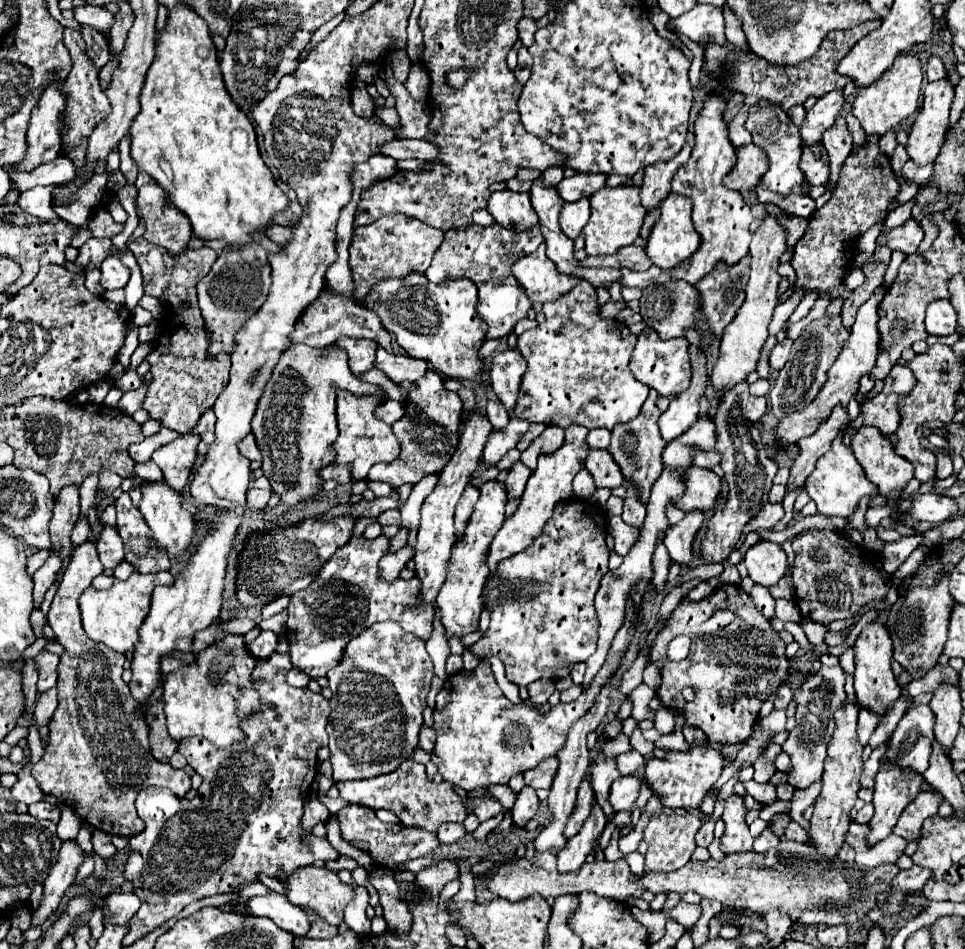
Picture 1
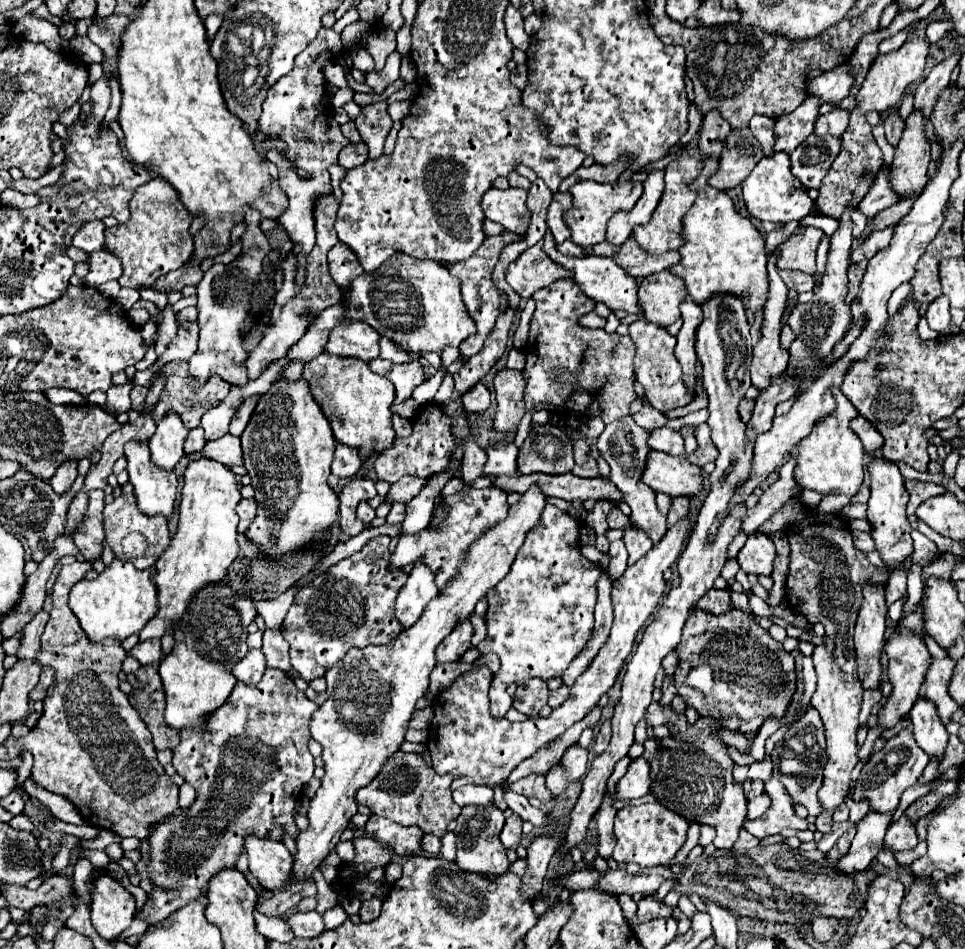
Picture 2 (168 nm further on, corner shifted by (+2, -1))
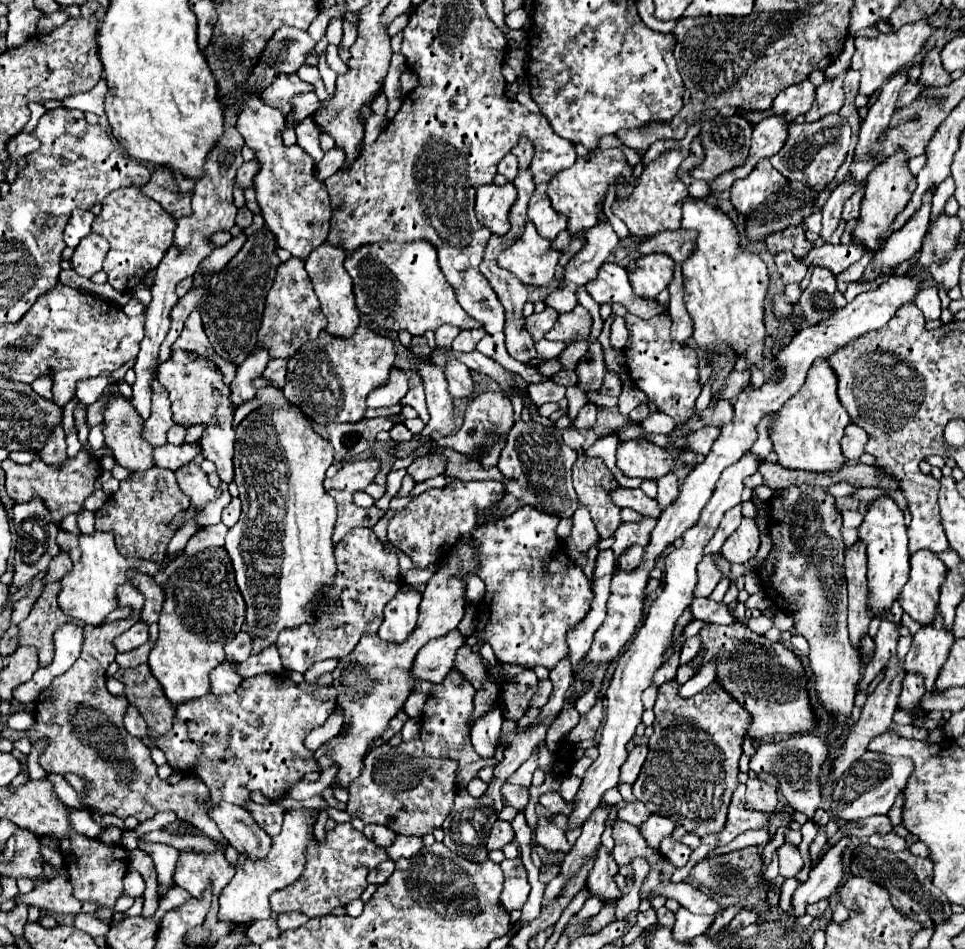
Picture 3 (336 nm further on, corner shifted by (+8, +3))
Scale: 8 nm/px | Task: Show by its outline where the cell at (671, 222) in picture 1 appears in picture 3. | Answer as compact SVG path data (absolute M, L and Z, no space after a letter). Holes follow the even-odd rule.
M668 150L660 154L654 162L646 164L642 176L636 182L634 192L612 206L612 212L620 220L624 220L632 236L642 238L642 236L654 236L656 232L662 232L662 230L672 230L672 232L680 230L680 200L684 200L688 192L676 174L680 164L688 156L690 156L690 150Z

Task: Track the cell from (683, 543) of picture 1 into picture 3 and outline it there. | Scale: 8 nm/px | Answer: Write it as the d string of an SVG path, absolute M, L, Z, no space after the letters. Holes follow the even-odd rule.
M668 474L668 476L662 476L658 482L658 506L662 510L666 510L670 504L674 504L674 500L678 498L680 490L678 490L678 482L676 482L676 474Z

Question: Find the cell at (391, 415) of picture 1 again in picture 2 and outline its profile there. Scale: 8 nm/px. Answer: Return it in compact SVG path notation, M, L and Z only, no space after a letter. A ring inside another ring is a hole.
M394 416L394 418L392 418L392 424L394 424L394 432L396 432L398 438L410 436L410 432L412 432L410 420L404 420L404 418L400 418L400 416Z

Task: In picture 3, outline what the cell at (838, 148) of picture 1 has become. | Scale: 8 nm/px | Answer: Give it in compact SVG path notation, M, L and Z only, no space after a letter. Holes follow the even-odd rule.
M844 74L826 80L822 86L816 88L816 104L806 112L806 122L816 122L824 118L826 114L838 112L844 104L844 92L842 92L842 78Z

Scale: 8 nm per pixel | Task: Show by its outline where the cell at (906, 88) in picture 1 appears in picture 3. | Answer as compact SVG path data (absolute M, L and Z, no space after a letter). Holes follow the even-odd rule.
M926 20L906 24L896 34L880 34L878 38L856 38L856 52L852 56L852 68L860 72L860 94L872 96L876 90L880 90L896 72L902 72L904 68L910 68L914 64L914 58L924 50L926 40L930 38L930 24Z

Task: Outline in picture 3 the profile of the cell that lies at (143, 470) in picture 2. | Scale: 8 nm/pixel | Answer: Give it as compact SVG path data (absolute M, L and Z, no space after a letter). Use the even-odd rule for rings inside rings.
M122 396L110 400L104 412L104 436L116 462L130 468L132 474L138 474L156 466L152 456L154 448L140 436L142 420L128 408L128 404L130 402Z

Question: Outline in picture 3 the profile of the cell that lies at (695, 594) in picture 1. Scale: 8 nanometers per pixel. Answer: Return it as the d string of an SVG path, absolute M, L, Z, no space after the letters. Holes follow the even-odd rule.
M696 598L690 604L690 608L692 608L694 618L704 620L704 622L714 622L714 624L732 624L734 622L734 616L730 614L728 604L724 602L714 602L710 598Z

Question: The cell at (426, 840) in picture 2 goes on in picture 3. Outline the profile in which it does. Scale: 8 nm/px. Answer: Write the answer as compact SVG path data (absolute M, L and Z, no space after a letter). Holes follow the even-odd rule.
M396 836L394 844L386 850L388 856L392 860L398 860L398 858L412 858L416 852L420 852L422 848L422 838L420 836Z

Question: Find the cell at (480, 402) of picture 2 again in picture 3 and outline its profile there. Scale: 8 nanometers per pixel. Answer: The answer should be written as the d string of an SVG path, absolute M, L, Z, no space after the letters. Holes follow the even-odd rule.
M450 356L444 374L446 374L446 380L448 380L448 388L450 388L452 398L466 400L466 398L472 396L472 392L474 392L474 380L470 376L468 366L464 366L454 356Z

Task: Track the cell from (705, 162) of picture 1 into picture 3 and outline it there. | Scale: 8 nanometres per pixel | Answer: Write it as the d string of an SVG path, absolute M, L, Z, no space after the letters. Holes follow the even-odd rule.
M688 196L682 202L682 228L684 230L696 230L696 250L682 262L682 274L684 274L684 304L688 308L688 314L694 320L694 342L698 348L708 348L716 340L724 340L732 346L736 354L746 354L748 366L762 366L764 360L764 304L768 294L768 270L766 264L760 260L756 252L750 252L740 246L740 232L738 226L732 222L732 218L722 212L720 208L708 204L706 200Z

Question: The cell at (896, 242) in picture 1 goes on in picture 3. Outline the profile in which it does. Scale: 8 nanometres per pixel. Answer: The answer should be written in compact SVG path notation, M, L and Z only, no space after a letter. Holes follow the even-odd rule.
M850 242L848 246L844 244L824 244L820 248L812 248L812 252L808 252L808 256L804 258L804 262L808 266L824 266L830 268L834 274L840 274L842 270L846 270L850 264L858 262L864 254L868 254L868 248L860 242Z

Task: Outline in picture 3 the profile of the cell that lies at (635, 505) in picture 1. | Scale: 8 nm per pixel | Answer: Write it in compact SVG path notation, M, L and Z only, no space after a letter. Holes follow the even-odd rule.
M634 544L634 546L630 546L624 554L620 554L618 566L620 566L620 568L636 568L636 564L640 564L640 556L642 556L642 554L644 554L644 548L638 546L638 544Z

